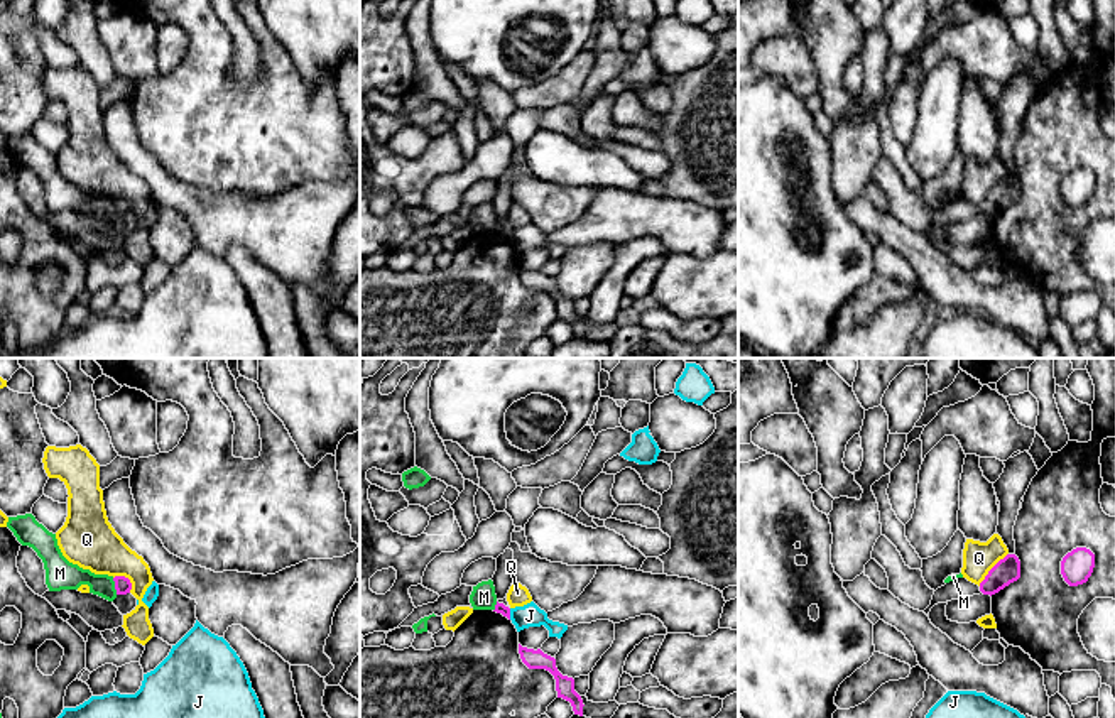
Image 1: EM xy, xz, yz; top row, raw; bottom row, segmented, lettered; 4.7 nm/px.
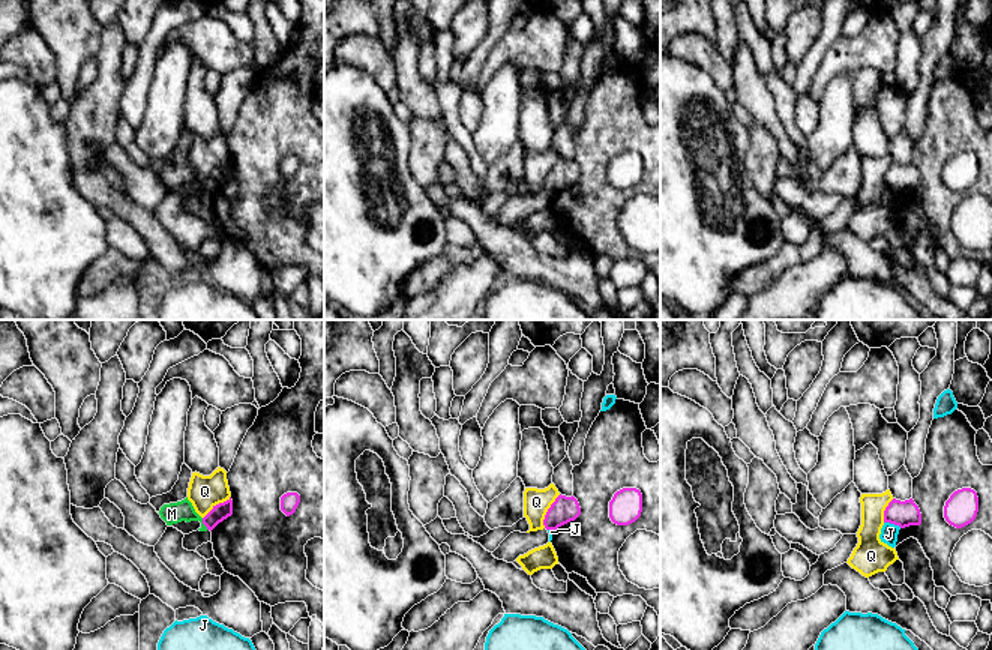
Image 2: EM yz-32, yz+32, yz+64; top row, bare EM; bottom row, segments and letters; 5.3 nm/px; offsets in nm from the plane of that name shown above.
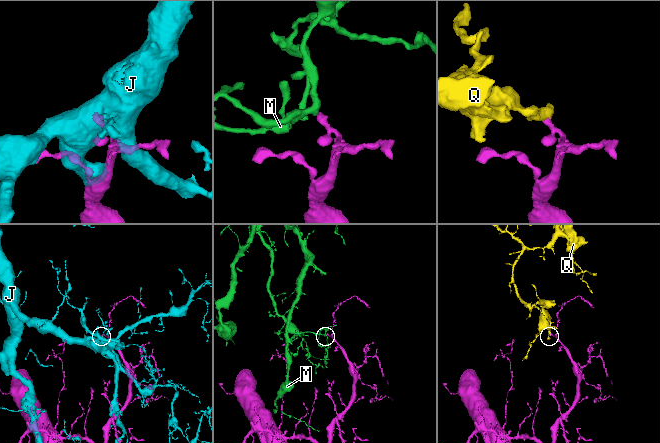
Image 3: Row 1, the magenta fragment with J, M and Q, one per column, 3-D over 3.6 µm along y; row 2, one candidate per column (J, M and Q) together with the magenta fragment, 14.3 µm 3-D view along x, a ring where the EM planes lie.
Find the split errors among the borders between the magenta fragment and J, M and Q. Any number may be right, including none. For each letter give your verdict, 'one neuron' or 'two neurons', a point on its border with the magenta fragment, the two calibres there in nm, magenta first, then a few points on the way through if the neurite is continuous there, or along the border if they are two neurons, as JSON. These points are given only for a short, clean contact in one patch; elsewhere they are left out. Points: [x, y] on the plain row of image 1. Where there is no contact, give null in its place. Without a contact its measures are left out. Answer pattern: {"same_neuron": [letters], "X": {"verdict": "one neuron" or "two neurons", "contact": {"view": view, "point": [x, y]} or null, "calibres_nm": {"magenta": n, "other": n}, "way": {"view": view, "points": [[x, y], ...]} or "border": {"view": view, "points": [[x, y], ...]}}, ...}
{"same_neuron": [], "J": {"verdict": "two neurons", "contact": {"view": "xz", "point": [509, 235]}, "calibres_nm": {"magenta": 50, "other": 110}}, "M": {"verdict": "two neurons", "contact": {"view": "xy", "point": [115, 208]}, "calibres_nm": {"magenta": 80, "other": 140}, "border": {"view": "xy", "points": [[112, 200], [117, 215]]}}, "Q": {"verdict": "two neurons", "contact": {"view": "yz", "point": [990, 191]}, "calibres_nm": {"magenta": 120, "other": 160}, "border": {"view": "yz", "points": [[1007, 174], [979, 206]]}}}

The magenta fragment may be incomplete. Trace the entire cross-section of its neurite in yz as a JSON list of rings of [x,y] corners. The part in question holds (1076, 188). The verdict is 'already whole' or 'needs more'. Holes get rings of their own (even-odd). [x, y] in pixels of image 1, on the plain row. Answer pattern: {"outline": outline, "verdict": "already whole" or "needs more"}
{"outline": [[[1076,169],[1061,182],[1061,196],[1069,208],[1088,203],[1095,189],[1095,176],[1086,169]]], "verdict": "already whole"}

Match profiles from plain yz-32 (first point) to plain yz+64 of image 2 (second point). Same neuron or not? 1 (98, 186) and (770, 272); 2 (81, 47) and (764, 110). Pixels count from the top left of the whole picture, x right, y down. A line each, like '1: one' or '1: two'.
1: two
2: one

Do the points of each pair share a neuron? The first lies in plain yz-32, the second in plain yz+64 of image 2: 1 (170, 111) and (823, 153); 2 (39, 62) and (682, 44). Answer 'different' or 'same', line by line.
1: same
2: same

